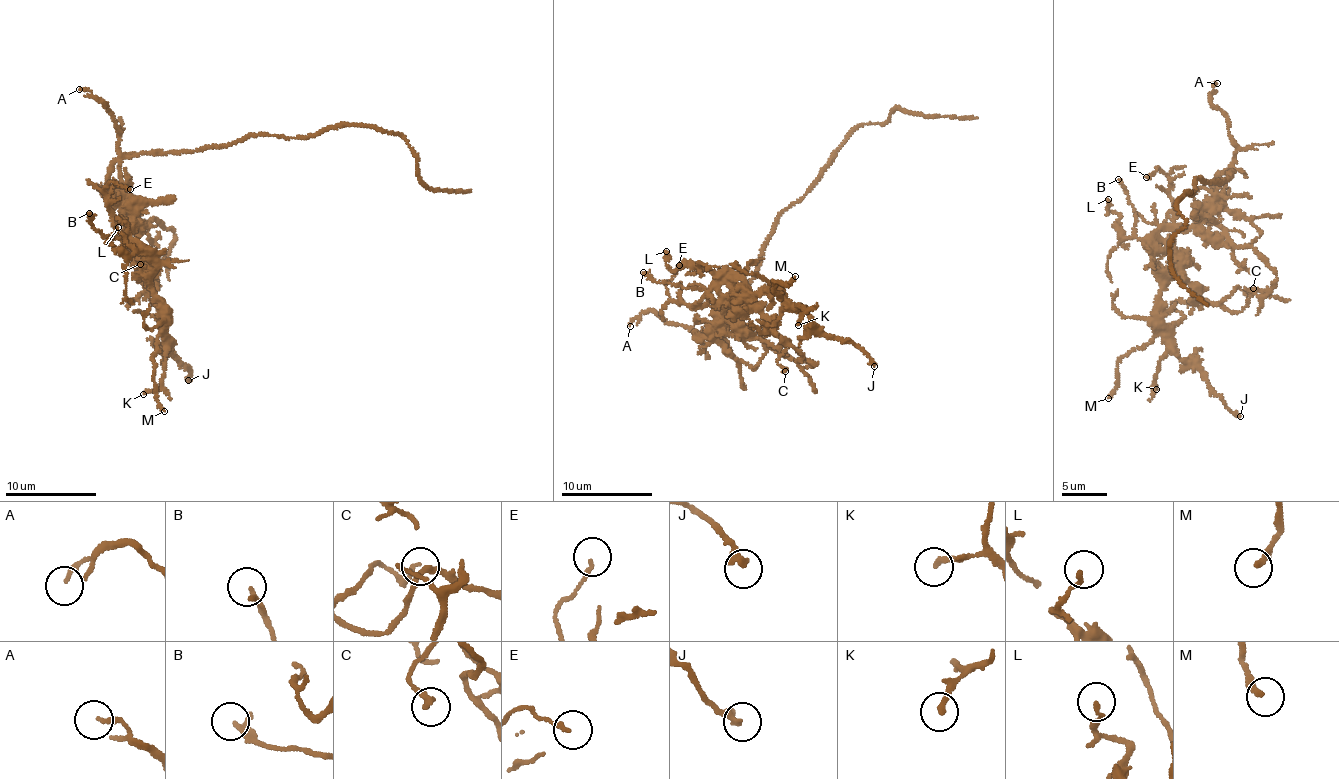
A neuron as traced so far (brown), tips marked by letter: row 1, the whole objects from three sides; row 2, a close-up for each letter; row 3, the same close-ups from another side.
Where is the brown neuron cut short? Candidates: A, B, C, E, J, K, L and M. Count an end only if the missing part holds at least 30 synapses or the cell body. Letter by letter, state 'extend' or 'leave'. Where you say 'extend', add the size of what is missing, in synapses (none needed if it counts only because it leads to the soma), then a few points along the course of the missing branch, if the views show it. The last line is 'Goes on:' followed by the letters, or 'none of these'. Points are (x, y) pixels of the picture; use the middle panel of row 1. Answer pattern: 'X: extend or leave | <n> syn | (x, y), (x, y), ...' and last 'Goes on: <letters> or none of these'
A: leave
B: leave
C: leave
E: leave
J: leave
K: leave
L: leave
M: leave
Goes on: none of these

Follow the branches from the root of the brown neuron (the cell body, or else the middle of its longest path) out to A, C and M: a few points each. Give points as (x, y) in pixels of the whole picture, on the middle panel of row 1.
A: (731, 306), (699, 335), (682, 324), (664, 322), (652, 312), (640, 315), (630, 326)
C: (731, 306), (705, 332), (725, 312), (711, 296), (715, 288), (754, 309), (787, 341), (777, 362), (785, 371)
M: (731, 306), (705, 332), (725, 312), (713, 289), (777, 291), (780, 299), (775, 281), (783, 286), (795, 276)

